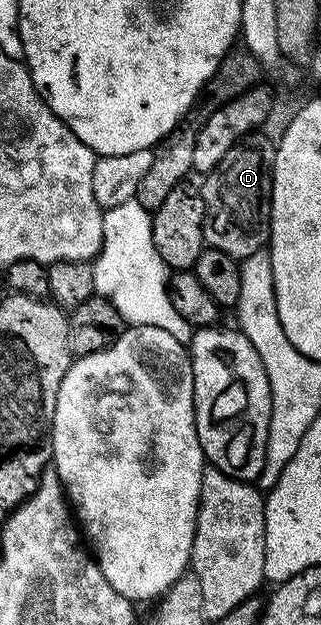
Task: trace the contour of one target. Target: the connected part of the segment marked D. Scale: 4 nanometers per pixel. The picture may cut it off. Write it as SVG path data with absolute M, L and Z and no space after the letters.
M263 133L246 135L220 161L215 171L209 172L200 183L204 197L204 237L206 246L220 249L233 259L243 261L263 250L270 241L270 198L274 180L276 143Z

